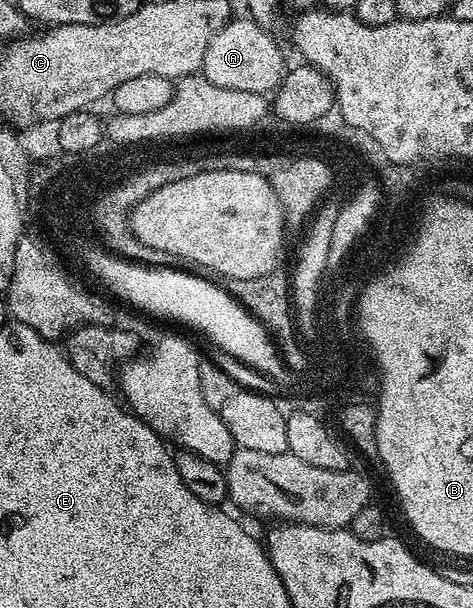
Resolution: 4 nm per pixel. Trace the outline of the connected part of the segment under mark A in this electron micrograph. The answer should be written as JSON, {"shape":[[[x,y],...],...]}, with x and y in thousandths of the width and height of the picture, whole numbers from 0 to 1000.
{"shape":[[[520,26],[493,30],[461,54],[452,56],[452,64],[436,79],[436,90],[429,92],[423,113],[431,128],[465,145],[488,145],[497,150],[537,151],[539,155],[567,155],[581,150],[600,130],[609,105],[603,105],[586,69],[567,54],[571,53],[560,44]]]}

